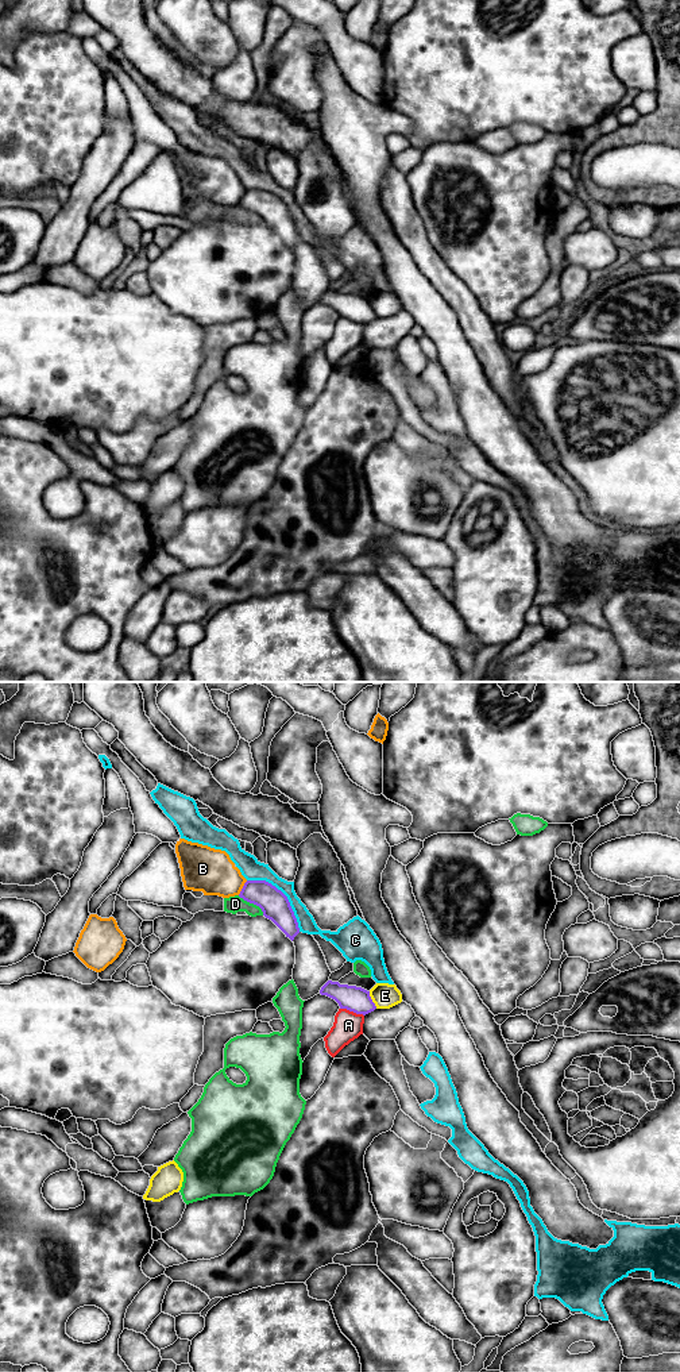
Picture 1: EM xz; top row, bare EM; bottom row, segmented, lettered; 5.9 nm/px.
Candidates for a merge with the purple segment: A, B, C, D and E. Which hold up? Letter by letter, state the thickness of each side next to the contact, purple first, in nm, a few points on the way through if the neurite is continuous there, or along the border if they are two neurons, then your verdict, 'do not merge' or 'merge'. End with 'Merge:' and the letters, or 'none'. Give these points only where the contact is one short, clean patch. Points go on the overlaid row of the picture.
A: calibres 150 and 170 nm; border xz (340, 1008), (363, 1016); do not merge
B: calibres 170 and 260 nm; do not merge
C: calibres 170 and 130 nm; do not merge
D: calibres 170 and 100 nm; do not merge
E: calibres 150 and 150 nm; border xz (369, 991), (377, 1008); do not merge
Merge: none

